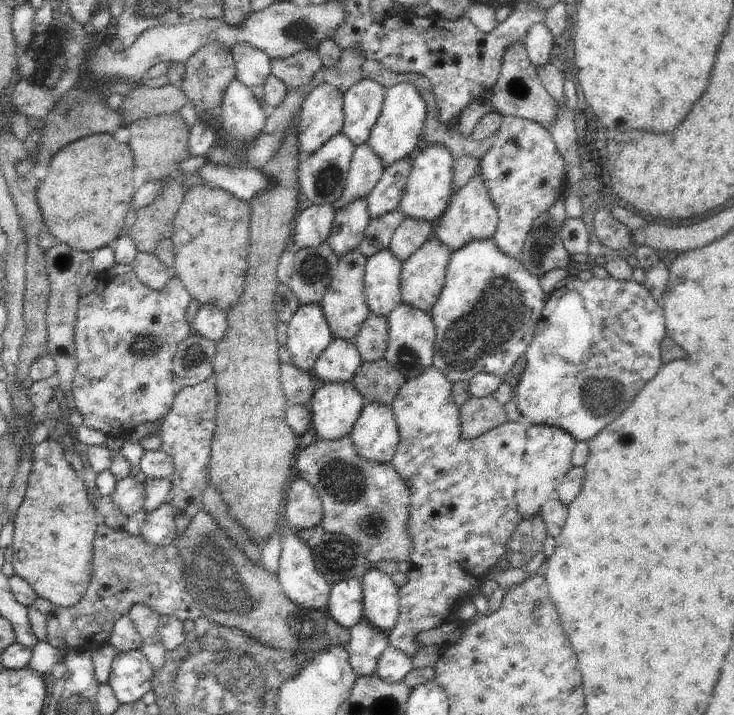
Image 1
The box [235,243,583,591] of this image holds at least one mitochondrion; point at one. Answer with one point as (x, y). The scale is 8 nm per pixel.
(496, 312)

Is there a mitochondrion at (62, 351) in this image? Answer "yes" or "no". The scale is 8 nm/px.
no

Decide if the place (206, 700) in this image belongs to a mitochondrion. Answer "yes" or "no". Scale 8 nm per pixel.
yes

